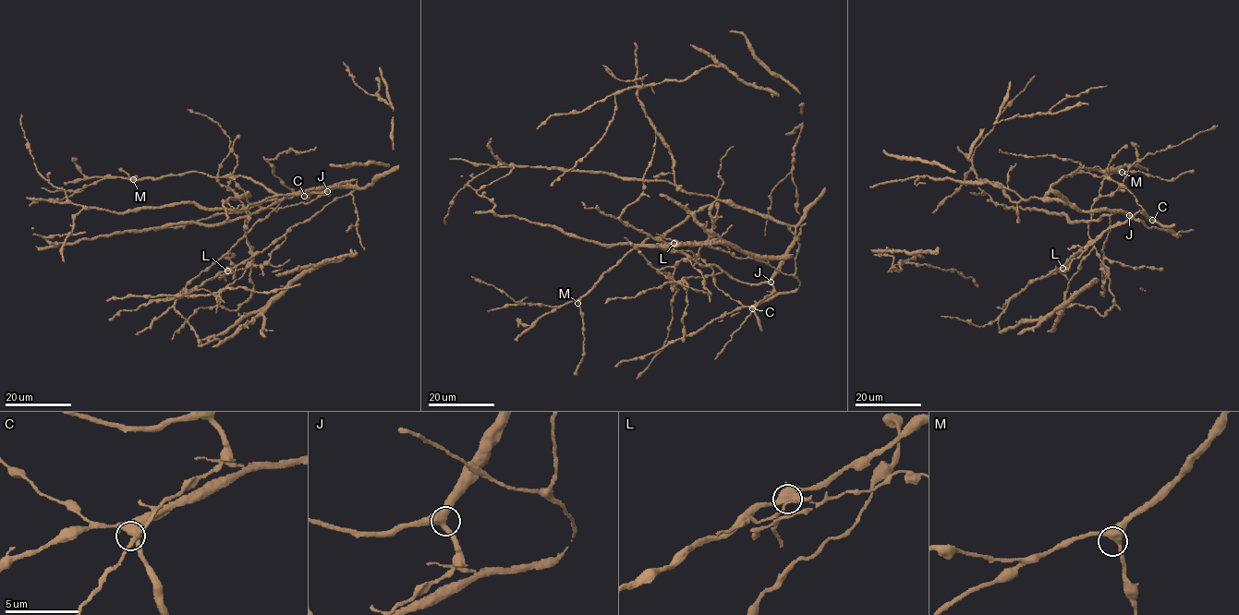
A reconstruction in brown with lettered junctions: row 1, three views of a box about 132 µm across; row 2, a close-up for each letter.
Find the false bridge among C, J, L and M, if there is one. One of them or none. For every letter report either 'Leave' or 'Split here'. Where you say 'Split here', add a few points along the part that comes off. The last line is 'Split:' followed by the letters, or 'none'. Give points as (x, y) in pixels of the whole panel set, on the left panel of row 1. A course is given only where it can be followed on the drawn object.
C: Leave
J: Leave
L: Split here. Course of the part to remove: (226, 271), (236, 271), (252, 264), (281, 266), (290, 259)
M: Leave
Split: L

